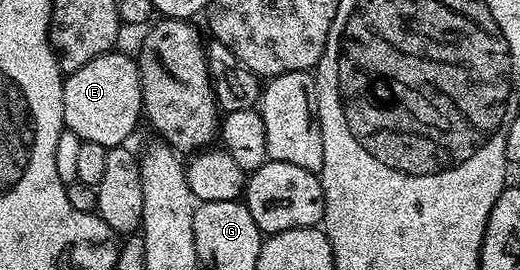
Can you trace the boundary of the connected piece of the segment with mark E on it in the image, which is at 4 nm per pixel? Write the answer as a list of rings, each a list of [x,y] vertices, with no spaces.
[[[120,52],[98,55],[98,59],[90,59],[86,67],[78,67],[78,71],[69,73],[64,78],[64,123],[67,129],[80,137],[81,141],[120,147],[135,131],[136,124],[142,121],[143,93],[140,86],[140,66],[135,56],[127,57]]]

